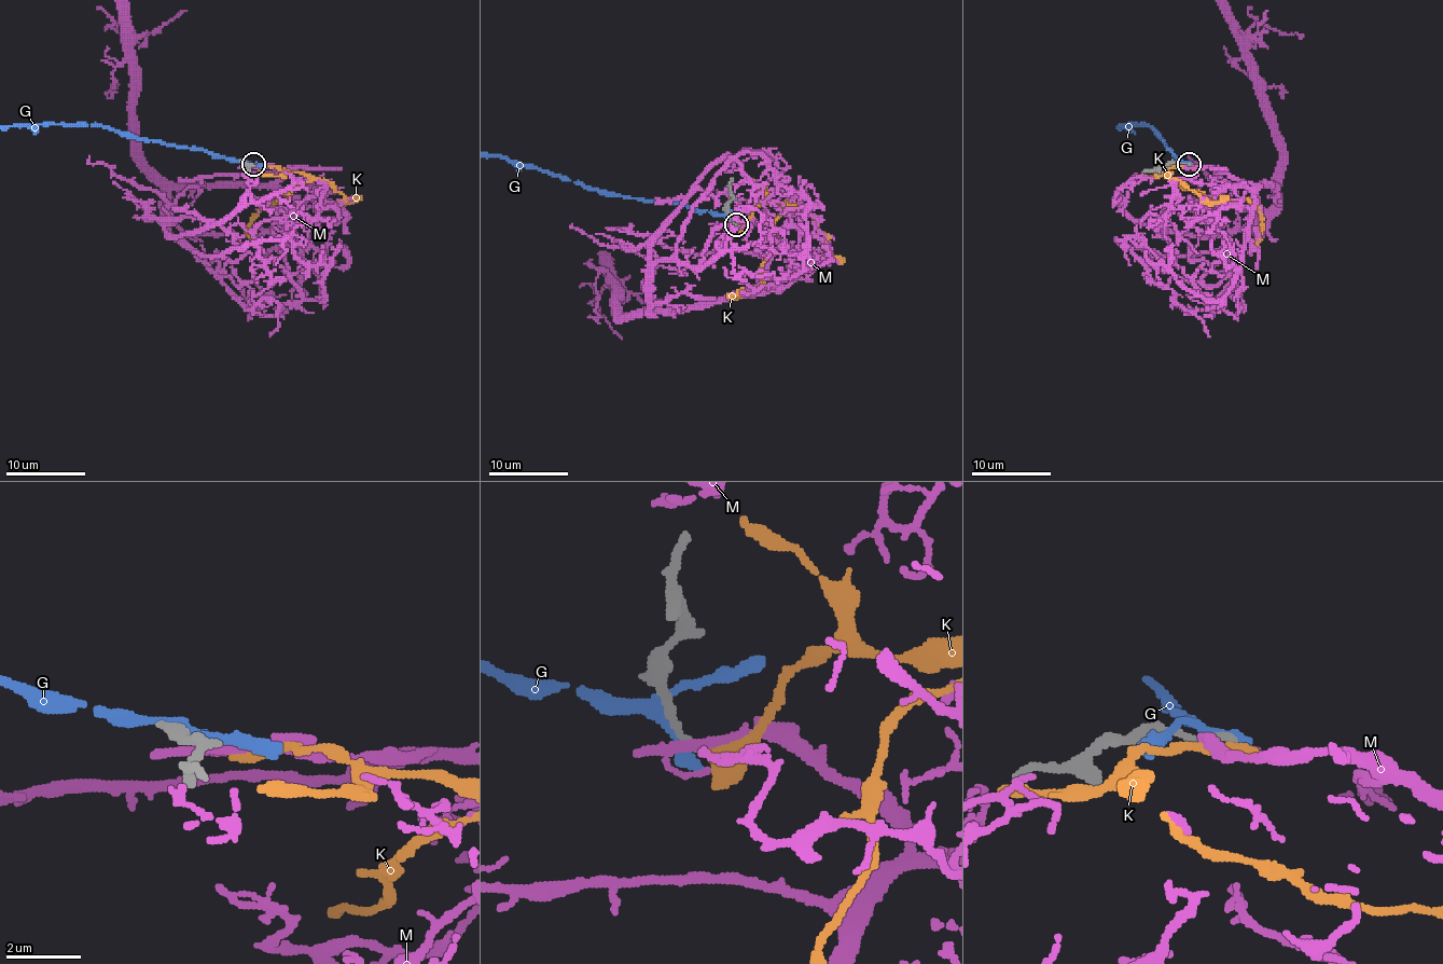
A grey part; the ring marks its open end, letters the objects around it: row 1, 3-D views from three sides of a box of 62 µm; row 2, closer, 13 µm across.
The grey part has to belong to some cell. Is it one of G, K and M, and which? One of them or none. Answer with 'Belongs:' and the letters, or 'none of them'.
Belongs: none of them

